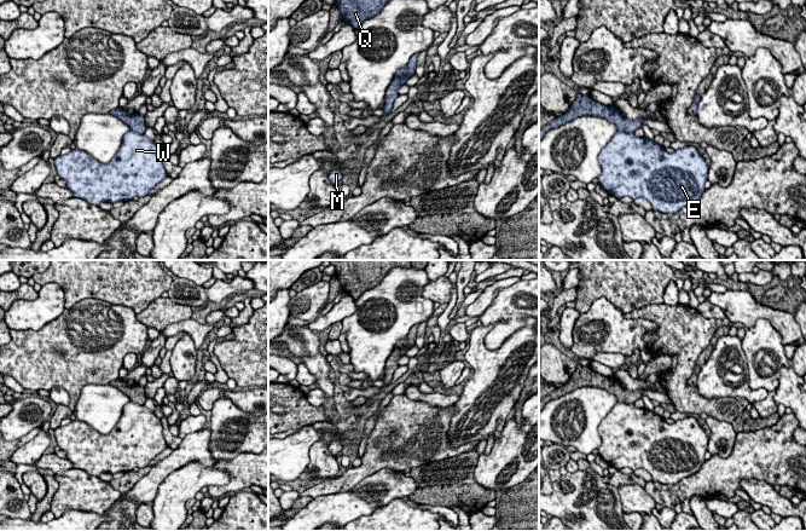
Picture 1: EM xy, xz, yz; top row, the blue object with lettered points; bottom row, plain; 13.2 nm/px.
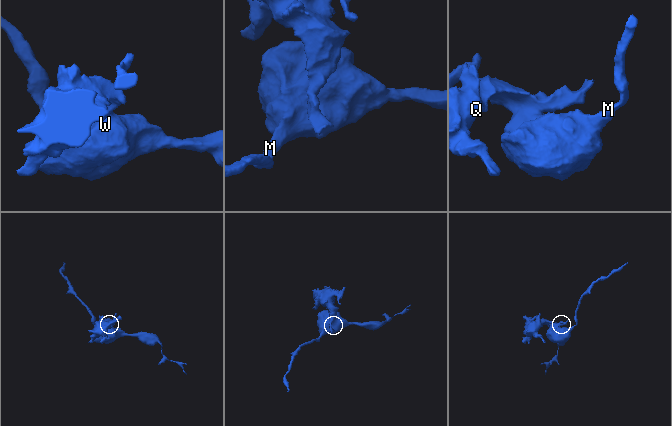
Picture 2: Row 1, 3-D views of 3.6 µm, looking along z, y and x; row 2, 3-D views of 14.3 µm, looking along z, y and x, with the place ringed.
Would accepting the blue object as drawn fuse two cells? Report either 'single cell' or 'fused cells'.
fused cells

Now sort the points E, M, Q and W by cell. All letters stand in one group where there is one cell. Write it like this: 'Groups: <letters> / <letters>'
Groups: E M W / Q

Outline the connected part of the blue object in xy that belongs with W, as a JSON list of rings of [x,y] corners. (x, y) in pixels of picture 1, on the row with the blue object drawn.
[[[133,131],[123,135],[120,150],[109,163],[100,163],[74,149],[59,155],[54,165],[73,197],[93,206],[144,197],[167,178],[161,148]]]

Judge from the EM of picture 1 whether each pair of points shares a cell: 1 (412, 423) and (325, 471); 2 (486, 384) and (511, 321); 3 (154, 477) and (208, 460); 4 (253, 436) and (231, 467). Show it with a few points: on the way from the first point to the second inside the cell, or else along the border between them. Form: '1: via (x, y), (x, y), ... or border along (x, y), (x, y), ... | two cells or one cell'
1: border along (340, 474), (323, 480) | two cells
2: border along (523, 325), (497, 348), (488, 348), (483, 344) | two cells
3: via (167, 466), (180, 456), (195, 456) | one cell
4: border along (243, 451), (216, 462) | two cells

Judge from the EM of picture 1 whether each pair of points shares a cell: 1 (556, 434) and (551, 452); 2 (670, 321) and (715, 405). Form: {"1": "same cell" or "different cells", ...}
{"1": "different cells", "2": "same cell"}

